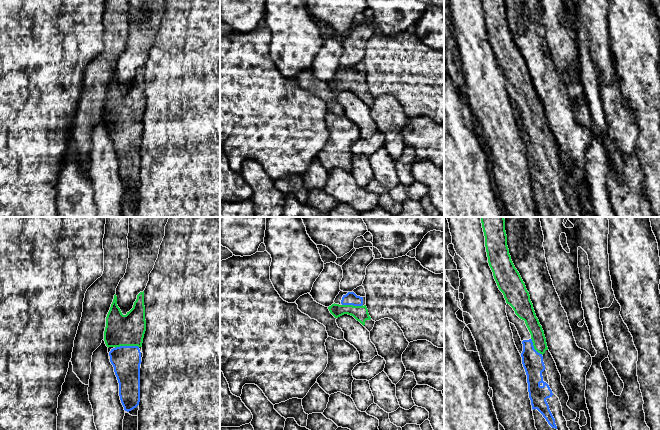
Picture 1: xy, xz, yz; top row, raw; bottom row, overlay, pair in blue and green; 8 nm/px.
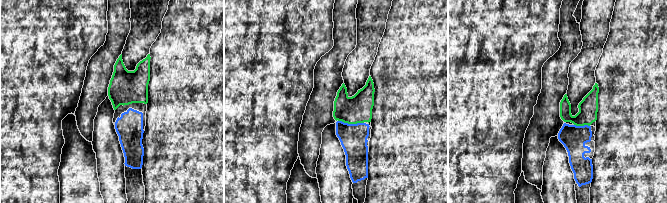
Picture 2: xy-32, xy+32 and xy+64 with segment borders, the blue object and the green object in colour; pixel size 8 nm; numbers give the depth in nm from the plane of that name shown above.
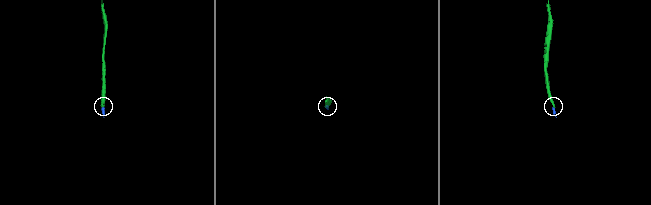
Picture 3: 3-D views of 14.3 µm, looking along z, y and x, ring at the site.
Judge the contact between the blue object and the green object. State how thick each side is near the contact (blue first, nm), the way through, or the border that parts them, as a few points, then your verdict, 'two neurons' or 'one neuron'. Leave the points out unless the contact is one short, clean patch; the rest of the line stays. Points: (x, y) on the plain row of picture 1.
240 nm thick on the blue side, 260 nm on the other; runs through xy (126, 136), (126, 122), (126, 111), (121, 106); one neuron

